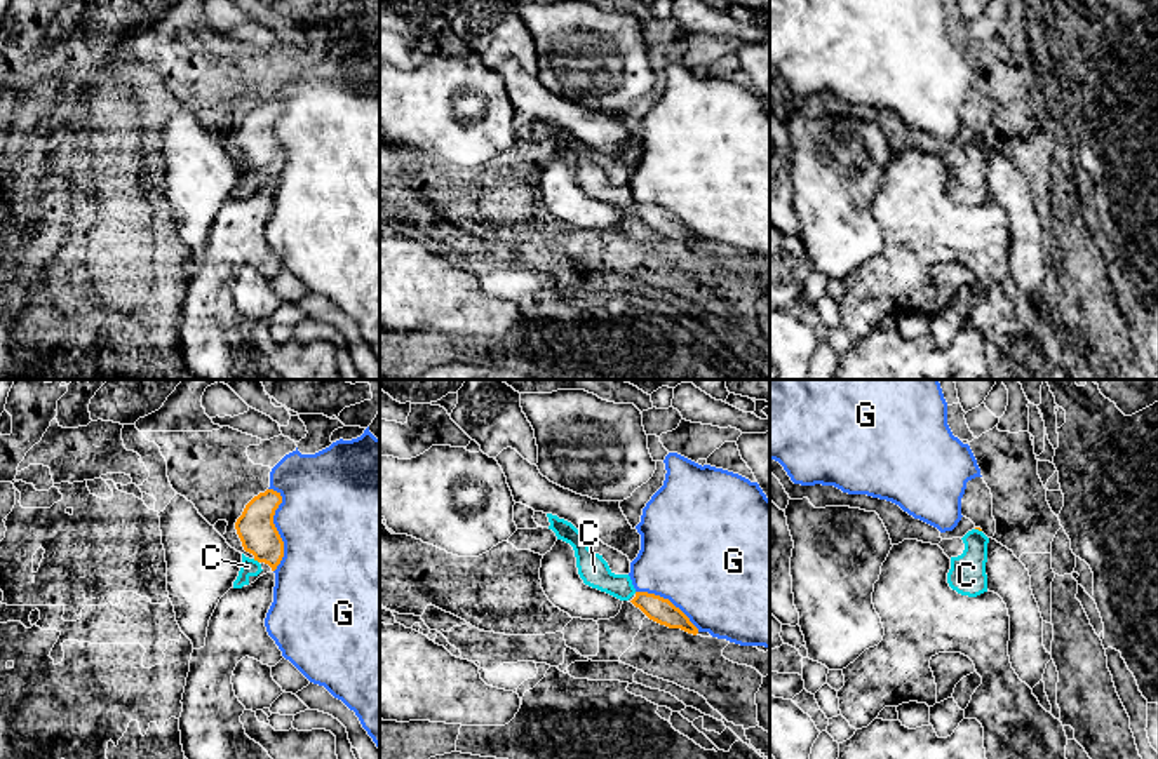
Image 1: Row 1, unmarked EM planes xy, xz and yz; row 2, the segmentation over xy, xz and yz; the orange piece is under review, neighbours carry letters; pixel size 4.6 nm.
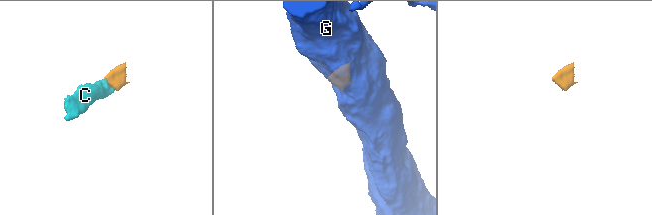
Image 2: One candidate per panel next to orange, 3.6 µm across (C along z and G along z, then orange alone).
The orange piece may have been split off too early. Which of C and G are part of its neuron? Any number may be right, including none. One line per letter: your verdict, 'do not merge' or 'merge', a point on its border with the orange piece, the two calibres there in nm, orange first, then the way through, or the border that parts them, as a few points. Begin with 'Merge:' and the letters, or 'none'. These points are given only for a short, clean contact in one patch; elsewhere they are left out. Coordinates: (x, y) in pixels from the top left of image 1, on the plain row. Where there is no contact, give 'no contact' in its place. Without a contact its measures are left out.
Merge: C
C: merge | xy (256, 169) | 170/80 nm | across xy (255, 138), (256, 169), (248, 176)
G: do not merge | xy (276, 138) | 170/460 nm

